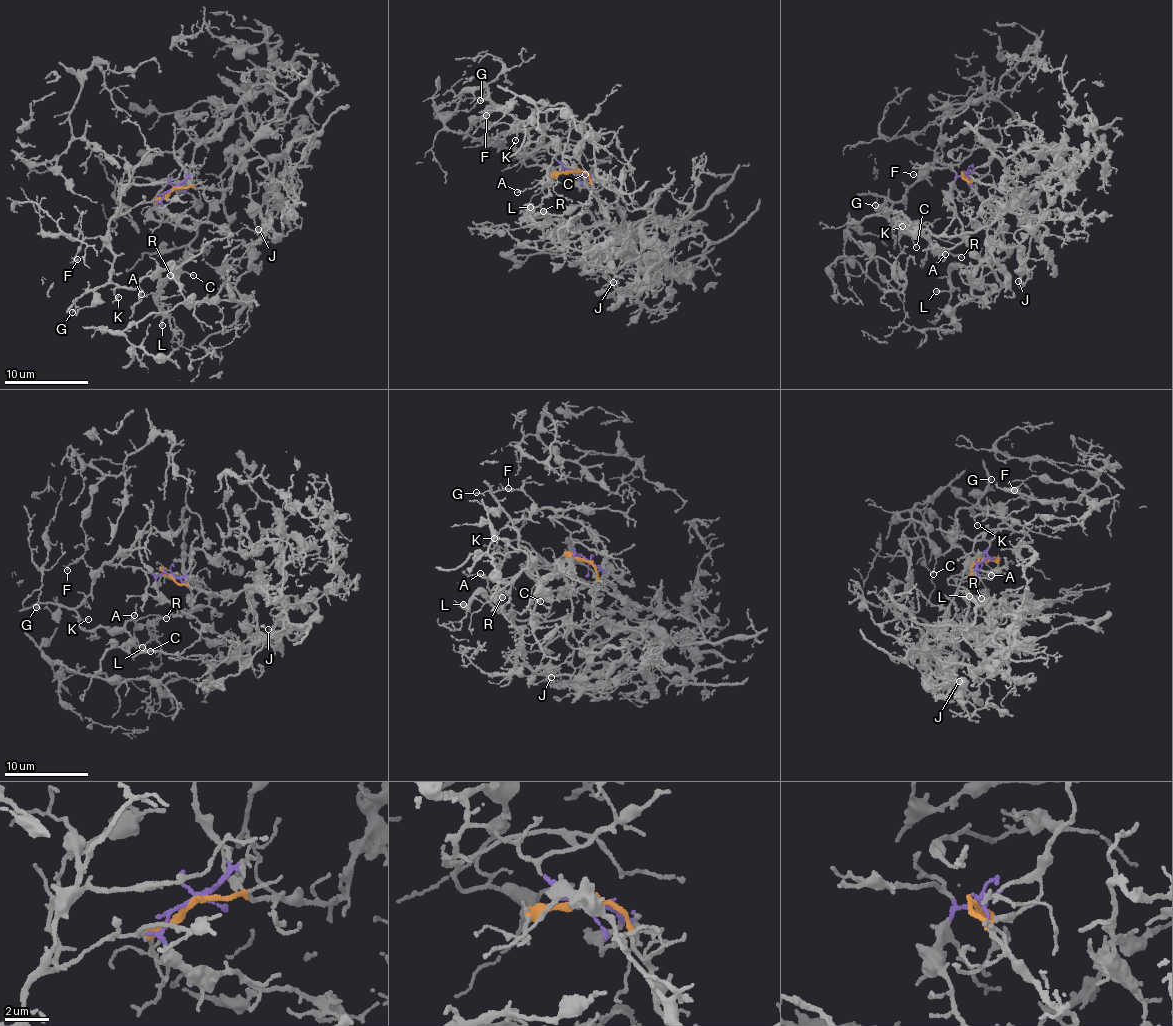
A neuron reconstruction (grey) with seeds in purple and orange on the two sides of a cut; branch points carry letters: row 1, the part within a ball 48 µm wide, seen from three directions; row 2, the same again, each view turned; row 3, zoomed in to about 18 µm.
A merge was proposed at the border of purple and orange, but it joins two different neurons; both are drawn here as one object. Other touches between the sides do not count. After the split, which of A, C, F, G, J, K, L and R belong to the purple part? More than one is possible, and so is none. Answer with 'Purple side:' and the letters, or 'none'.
Purple side: A, C, F, G, K, R

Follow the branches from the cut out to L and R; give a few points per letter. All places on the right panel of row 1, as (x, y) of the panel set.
L: (965, 174), (962, 177), (1002, 217), (1006, 255), (999, 261), (989, 260), (953, 269), (951, 287), (935, 292)
R: (965, 174), (933, 162), (884, 212), (926, 226), (932, 240), (961, 257)

